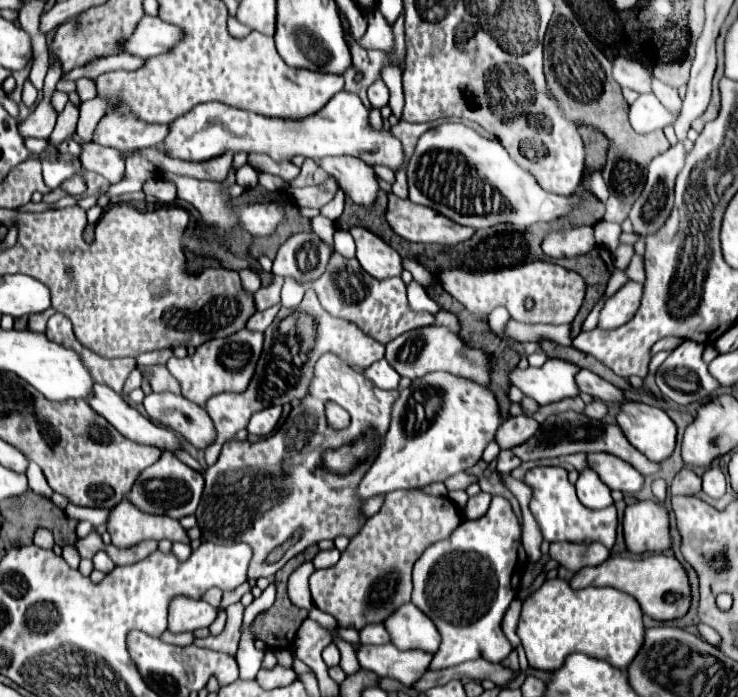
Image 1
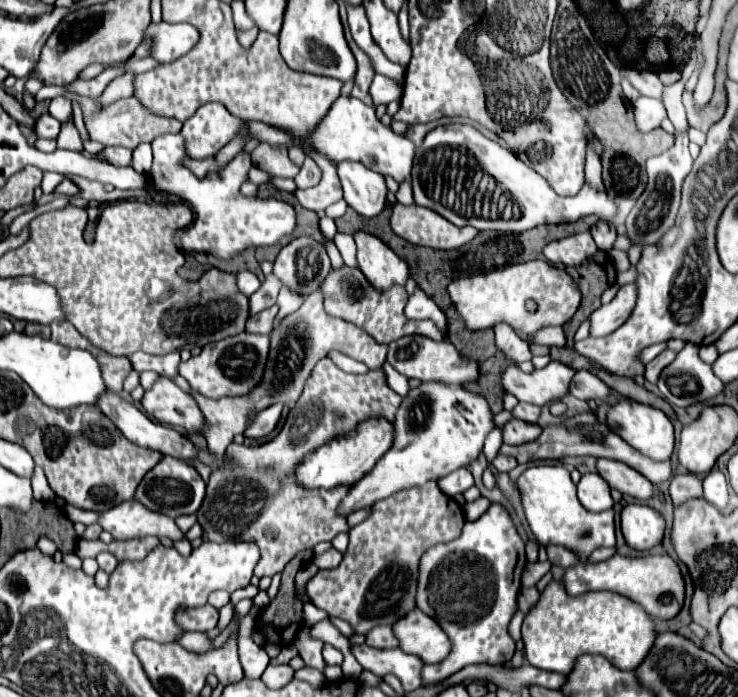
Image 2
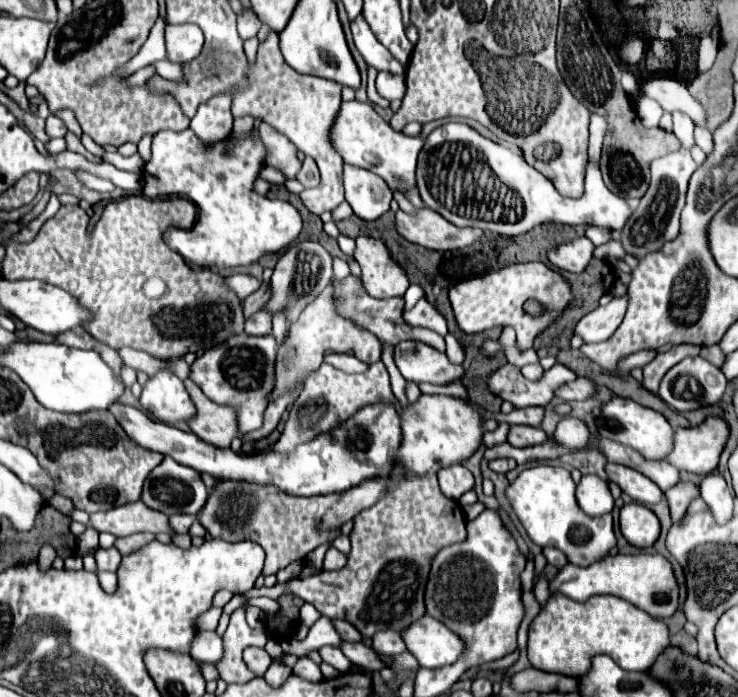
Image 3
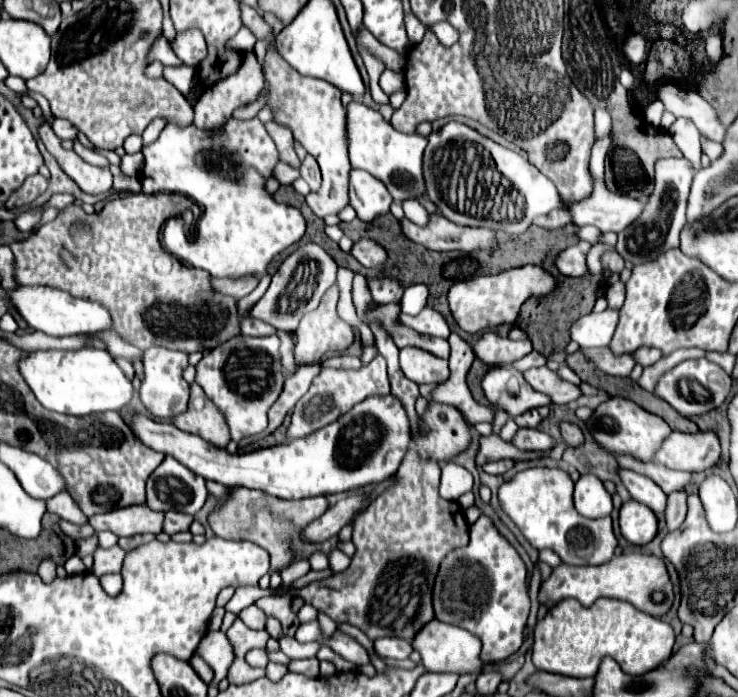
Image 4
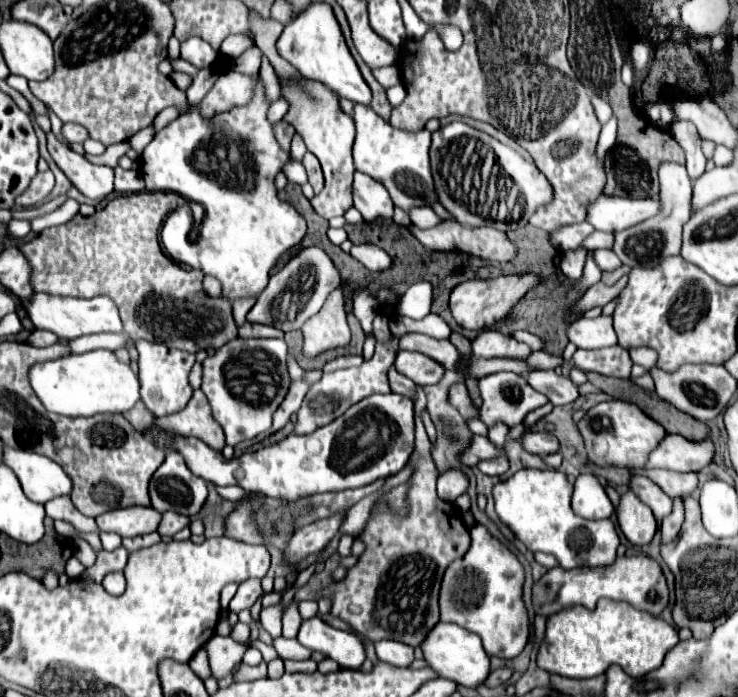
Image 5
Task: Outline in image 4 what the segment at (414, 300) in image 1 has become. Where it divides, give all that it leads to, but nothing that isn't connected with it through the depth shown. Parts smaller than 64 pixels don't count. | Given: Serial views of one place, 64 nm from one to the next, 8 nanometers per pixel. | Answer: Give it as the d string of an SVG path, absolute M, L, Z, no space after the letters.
M424 306L420 310L420 314L416 314L416 316L400 314L400 322L414 328L420 334L430 334L430 336L440 336L440 338L448 338L448 334L450 334L444 316L436 310L432 310L430 306Z

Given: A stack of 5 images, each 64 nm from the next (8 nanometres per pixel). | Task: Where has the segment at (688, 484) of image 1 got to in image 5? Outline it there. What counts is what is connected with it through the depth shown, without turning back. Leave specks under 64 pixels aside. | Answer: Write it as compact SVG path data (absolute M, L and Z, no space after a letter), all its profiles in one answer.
M674 498L672 512L662 520L662 542L670 542L678 536L682 520L684 520L684 500Z

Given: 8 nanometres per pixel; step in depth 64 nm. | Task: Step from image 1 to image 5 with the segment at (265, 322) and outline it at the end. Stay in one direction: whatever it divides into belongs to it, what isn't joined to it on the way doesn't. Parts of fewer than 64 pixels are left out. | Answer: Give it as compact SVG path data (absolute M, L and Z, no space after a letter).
M244 322L238 328L242 338L282 338L284 332L280 332L278 328L272 326L264 326L264 324L252 324L252 322Z

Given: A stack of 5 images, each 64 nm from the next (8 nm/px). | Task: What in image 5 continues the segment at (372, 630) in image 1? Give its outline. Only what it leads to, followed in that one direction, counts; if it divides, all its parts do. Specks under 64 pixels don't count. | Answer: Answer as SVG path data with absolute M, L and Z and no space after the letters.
M380 640L374 644L378 660L394 664L394 666L410 666L414 660L414 648L408 648L408 644L400 644L394 640Z

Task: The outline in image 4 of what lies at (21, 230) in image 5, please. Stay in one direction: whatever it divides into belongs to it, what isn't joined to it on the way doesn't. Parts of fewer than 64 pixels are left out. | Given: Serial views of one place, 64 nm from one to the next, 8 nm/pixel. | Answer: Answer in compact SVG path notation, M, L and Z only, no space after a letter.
M44 204L38 206L33 212L27 211L22 212L14 222L16 222L16 226L22 230L22 232L30 232L30 228L39 222L41 219L41 212L40 209L44 207Z

